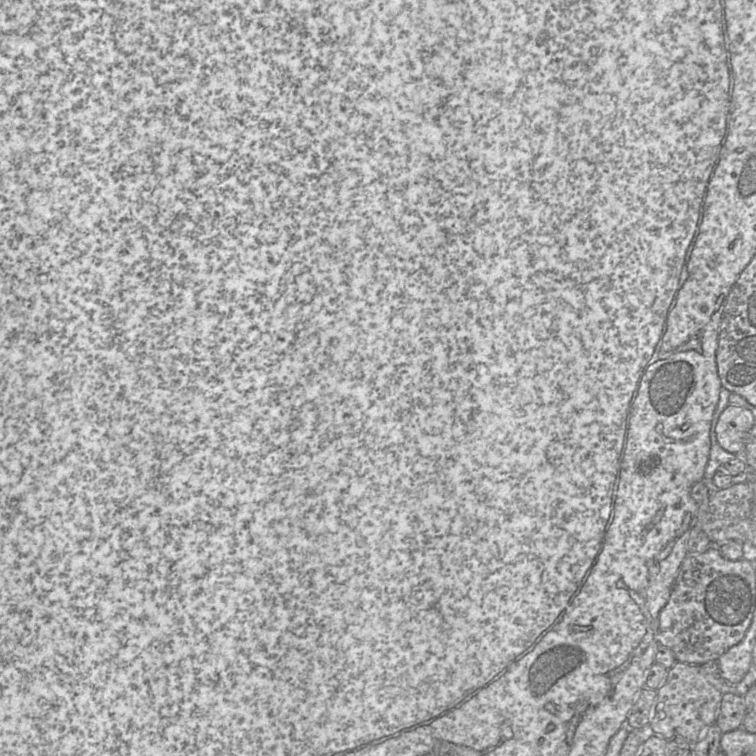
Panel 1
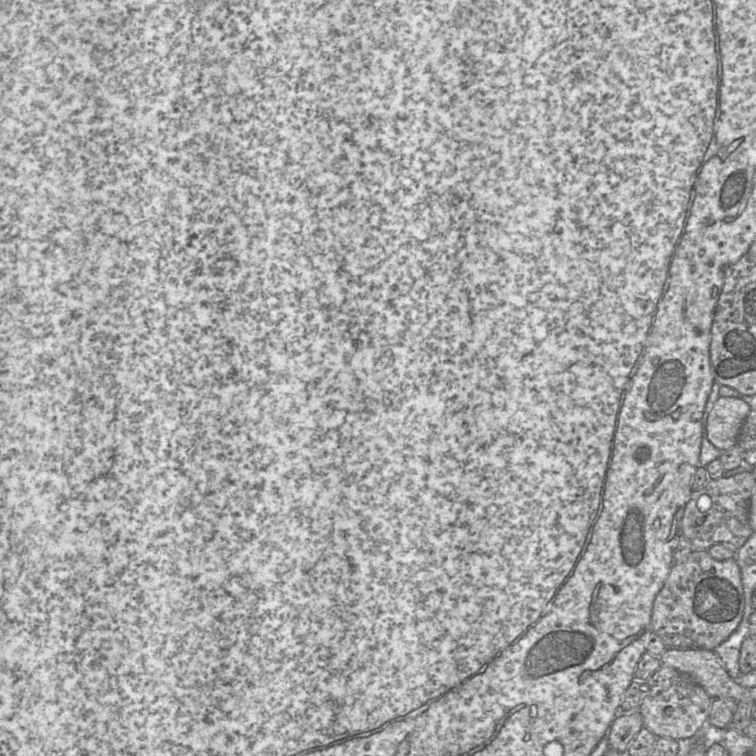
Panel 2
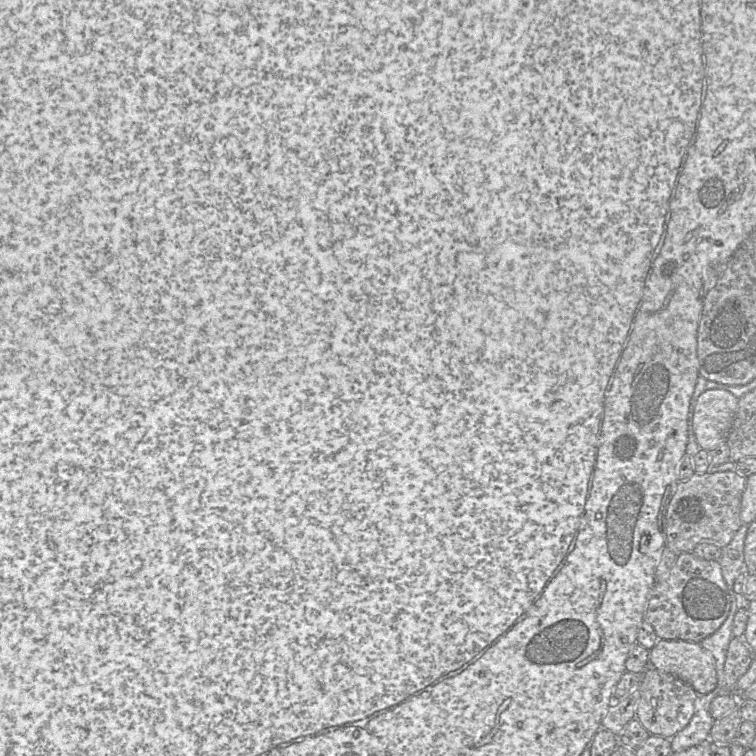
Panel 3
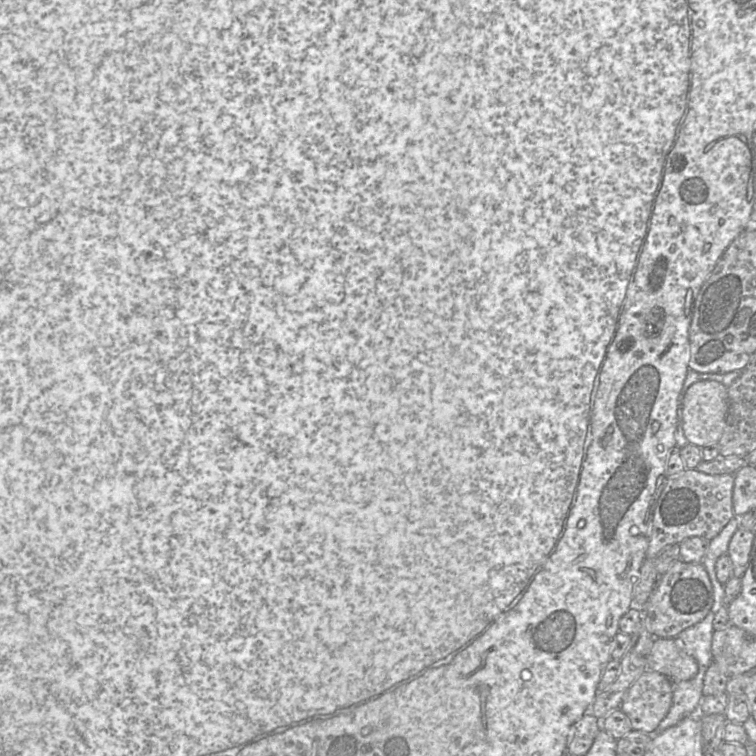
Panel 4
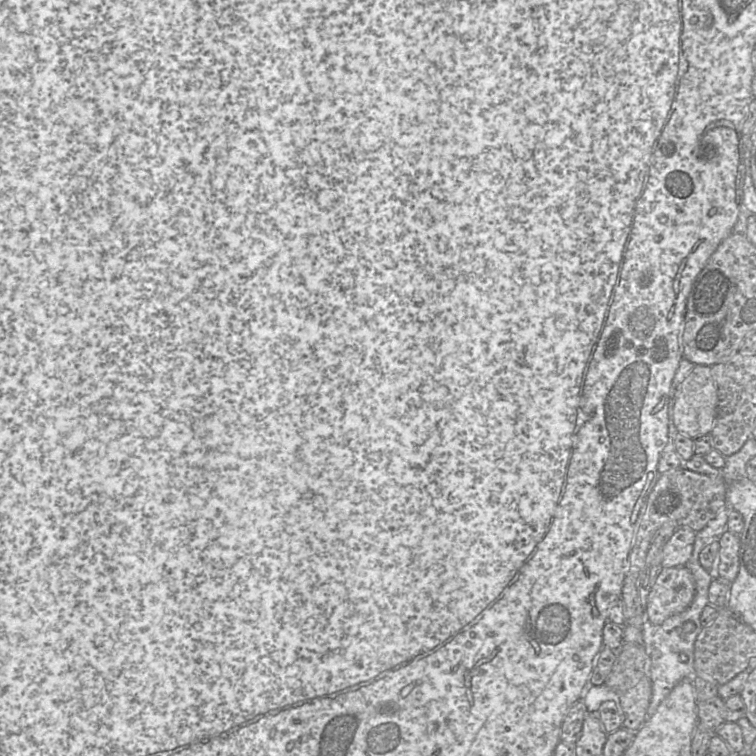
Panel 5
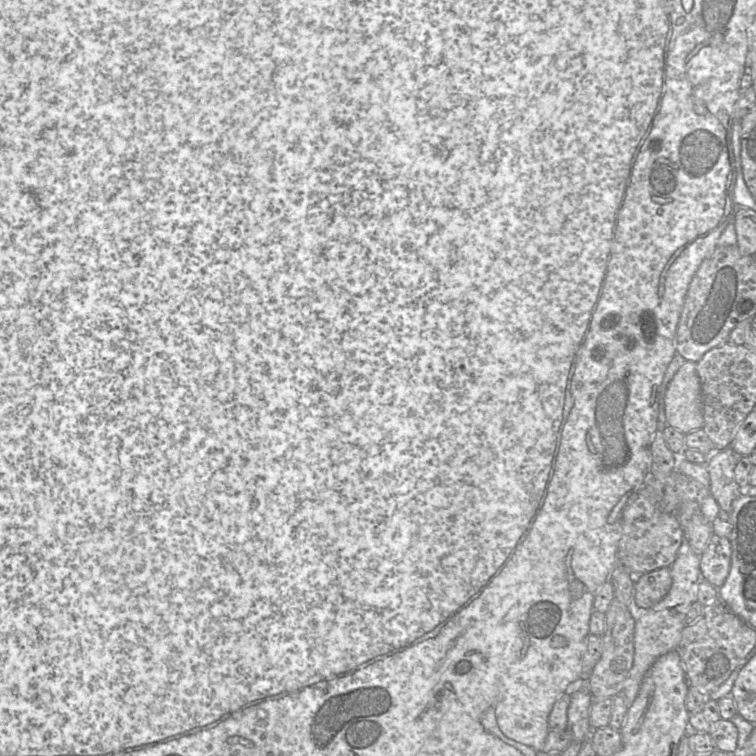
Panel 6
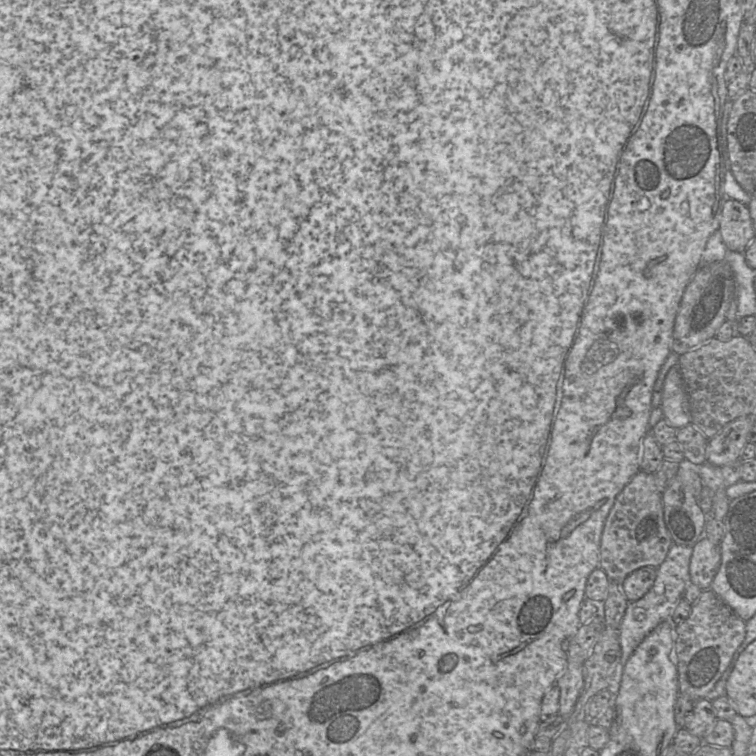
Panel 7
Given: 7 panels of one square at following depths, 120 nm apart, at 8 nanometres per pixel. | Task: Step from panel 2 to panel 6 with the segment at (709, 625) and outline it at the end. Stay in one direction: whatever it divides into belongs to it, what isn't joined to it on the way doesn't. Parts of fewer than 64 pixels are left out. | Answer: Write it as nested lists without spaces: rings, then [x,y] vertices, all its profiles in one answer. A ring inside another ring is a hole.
[[[660,568],[636,576],[634,602],[640,608],[658,604],[670,591],[672,577],[670,568]]]

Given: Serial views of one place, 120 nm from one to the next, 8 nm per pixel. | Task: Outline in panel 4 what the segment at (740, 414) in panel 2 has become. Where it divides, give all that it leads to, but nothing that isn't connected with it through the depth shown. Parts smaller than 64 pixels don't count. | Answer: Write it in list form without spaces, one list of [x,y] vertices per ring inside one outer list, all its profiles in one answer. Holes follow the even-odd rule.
[[[700,380],[682,396],[682,424],[687,440],[705,447],[718,443],[728,412],[727,387],[718,381]]]

